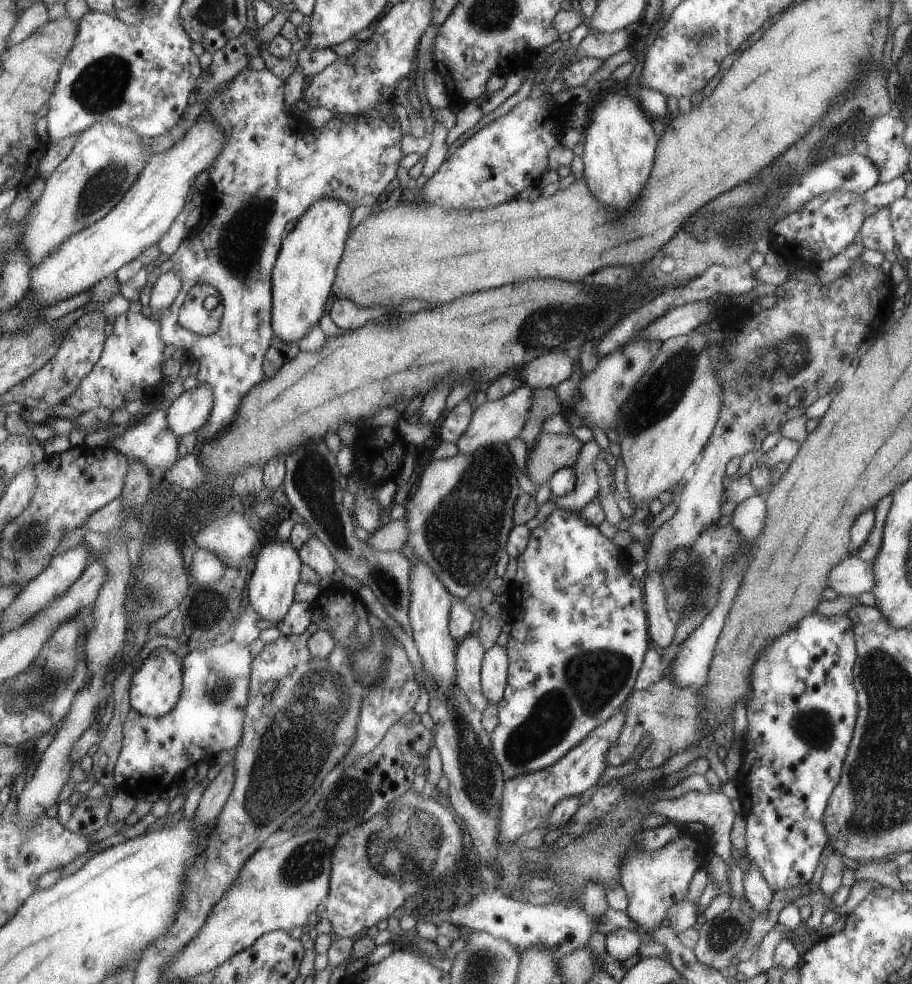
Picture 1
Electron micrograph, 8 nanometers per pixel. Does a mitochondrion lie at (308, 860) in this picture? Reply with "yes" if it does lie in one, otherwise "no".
yes

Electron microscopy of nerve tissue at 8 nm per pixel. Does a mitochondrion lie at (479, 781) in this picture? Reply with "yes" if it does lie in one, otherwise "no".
yes

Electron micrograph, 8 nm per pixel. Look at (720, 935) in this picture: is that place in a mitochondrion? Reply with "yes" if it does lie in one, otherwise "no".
yes

